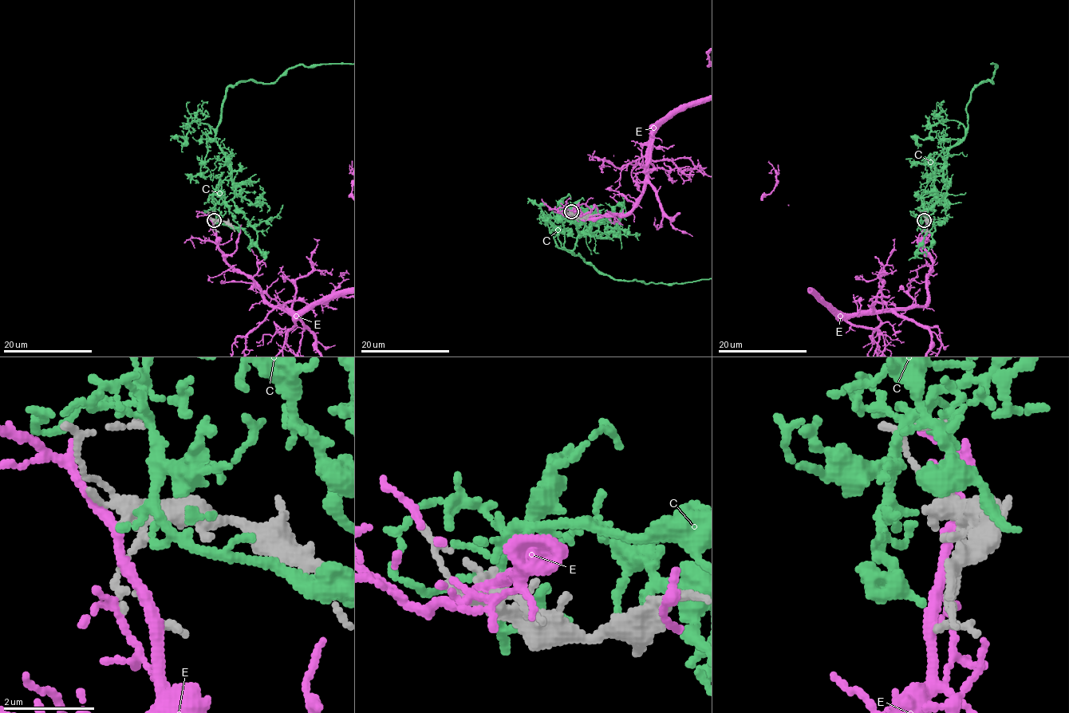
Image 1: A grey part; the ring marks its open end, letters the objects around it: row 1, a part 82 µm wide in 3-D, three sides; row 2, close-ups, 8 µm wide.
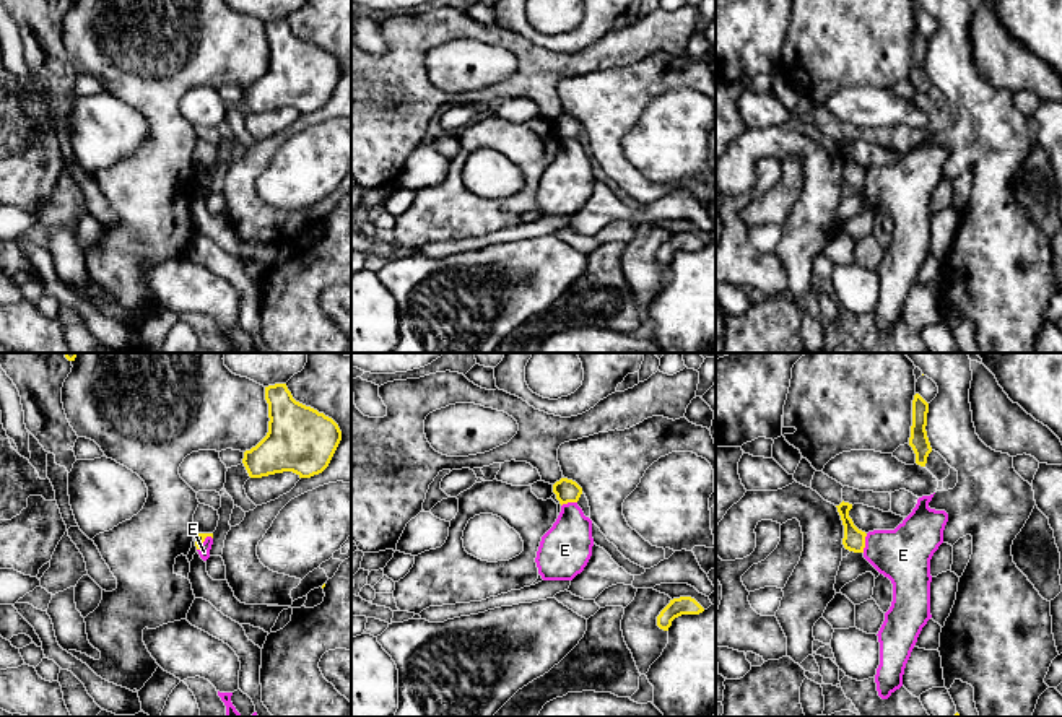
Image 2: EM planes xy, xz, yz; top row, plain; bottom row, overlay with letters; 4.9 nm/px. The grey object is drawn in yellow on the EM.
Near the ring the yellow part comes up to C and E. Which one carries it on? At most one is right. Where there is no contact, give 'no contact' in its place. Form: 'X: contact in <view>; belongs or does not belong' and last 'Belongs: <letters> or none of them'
C: no contact; belongs
E: contact in yz; does not belong
Belongs: C

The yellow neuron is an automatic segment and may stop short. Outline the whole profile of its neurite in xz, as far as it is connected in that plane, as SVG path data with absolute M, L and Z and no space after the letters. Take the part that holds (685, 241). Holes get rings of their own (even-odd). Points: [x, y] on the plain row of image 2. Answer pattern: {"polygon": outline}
{"polygon": "M691 232L673 234L657 252L657 262L668 267L675 254L681 250L699 250L703 247L704 244Z"}

